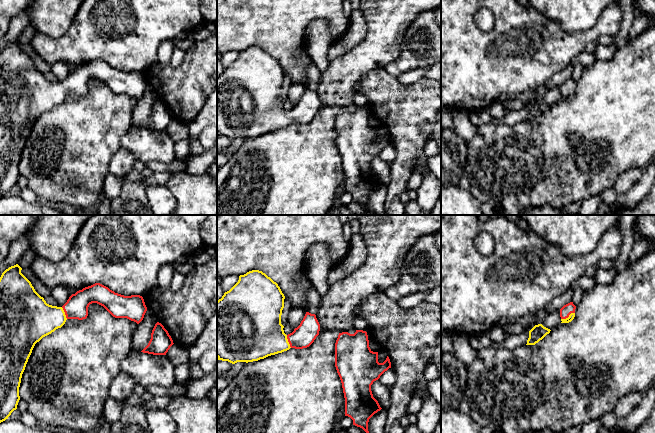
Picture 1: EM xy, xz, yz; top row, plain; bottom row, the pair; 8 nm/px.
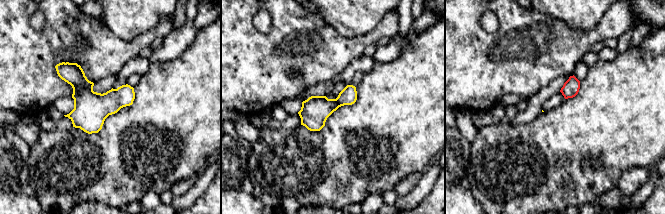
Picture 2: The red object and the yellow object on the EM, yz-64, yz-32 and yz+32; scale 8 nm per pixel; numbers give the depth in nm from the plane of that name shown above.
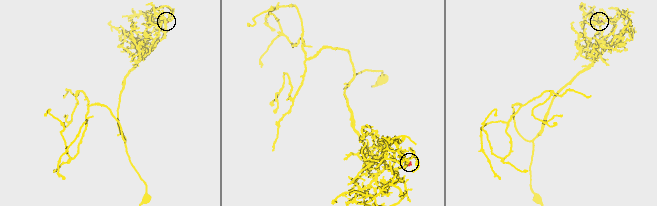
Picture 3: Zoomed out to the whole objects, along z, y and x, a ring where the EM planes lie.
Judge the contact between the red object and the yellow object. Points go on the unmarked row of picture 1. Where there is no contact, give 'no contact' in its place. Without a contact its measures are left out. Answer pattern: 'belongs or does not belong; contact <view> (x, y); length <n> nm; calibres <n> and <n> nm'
belongs; contact yz (567, 93); length 130 nm; calibres 90 and 50 nm

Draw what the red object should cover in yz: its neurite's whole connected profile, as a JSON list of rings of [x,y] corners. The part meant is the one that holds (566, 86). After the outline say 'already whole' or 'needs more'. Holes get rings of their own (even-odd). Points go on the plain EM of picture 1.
[[[570,78],[564,81],[560,85],[560,93],[562,97],[561,99],[571,98],[575,93],[575,85],[576,85],[576,82],[573,80],[573,78]]] | needs more

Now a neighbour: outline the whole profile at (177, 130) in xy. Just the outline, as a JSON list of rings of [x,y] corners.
[[[175,119],[170,123],[166,132],[175,142],[189,137],[188,125]]]

